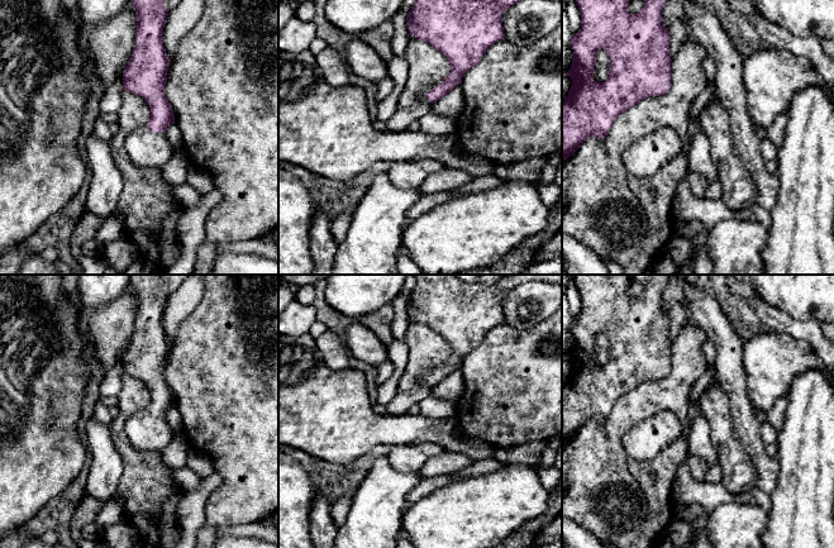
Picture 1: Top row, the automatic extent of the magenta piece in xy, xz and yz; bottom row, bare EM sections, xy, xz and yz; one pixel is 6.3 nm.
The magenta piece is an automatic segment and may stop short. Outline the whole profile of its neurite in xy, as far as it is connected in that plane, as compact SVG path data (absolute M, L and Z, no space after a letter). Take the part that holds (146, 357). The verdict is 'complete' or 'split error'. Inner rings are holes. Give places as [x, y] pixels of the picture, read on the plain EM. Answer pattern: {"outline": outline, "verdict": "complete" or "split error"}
{"outline": "M132 275L130 280L137 297L135 328L123 356L123 373L142 380L151 391L148 408L125 421L125 434L138 451L162 452L173 435L165 416L175 397L165 380L170 342L162 324L168 300L163 276Z", "verdict": "split error"}

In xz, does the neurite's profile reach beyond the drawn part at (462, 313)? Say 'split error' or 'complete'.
split error

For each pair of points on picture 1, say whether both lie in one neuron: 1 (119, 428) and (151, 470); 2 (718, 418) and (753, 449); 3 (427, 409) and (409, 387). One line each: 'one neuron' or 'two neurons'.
1: one neuron
2: two neurons
3: two neurons

